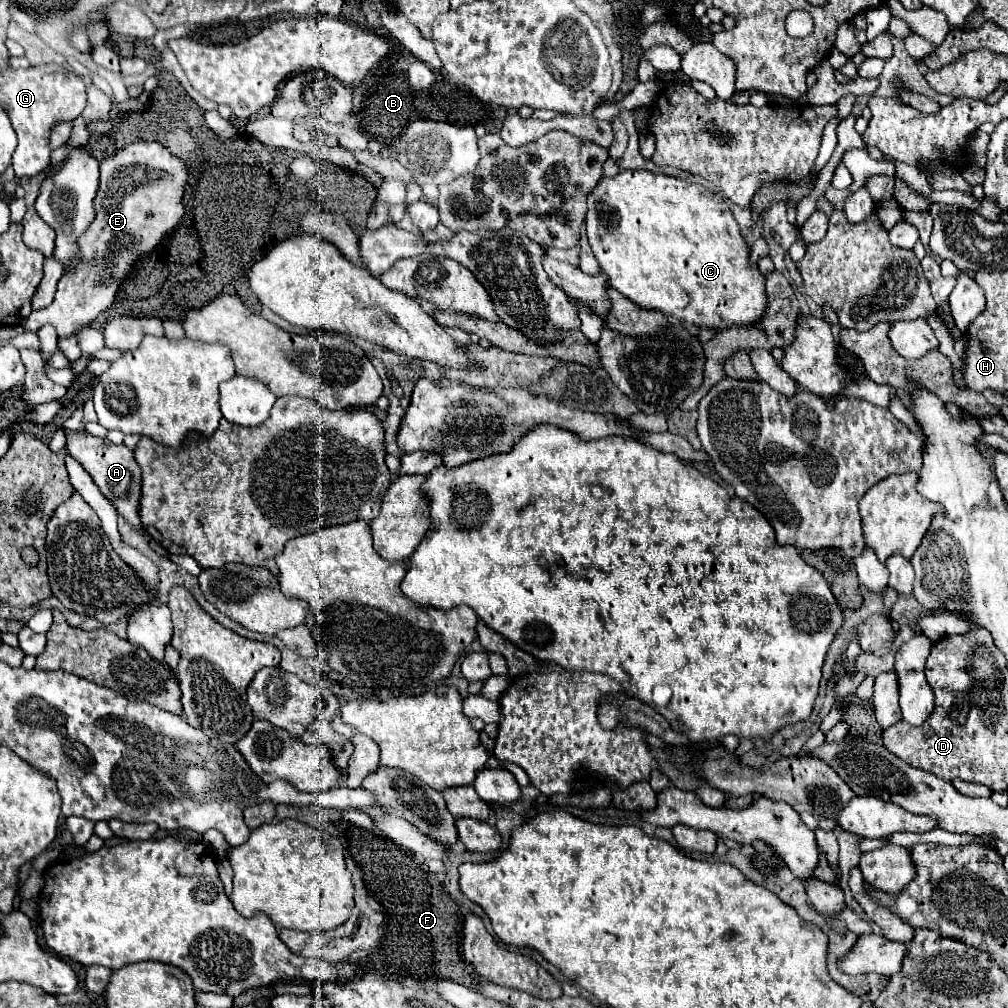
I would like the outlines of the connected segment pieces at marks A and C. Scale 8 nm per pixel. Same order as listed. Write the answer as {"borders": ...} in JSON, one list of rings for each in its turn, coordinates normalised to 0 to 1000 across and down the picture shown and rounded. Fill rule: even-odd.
{"borders":[[[[84,428],[78,430],[66,430],[66,449],[72,451],[80,461],[86,465],[86,469],[92,473],[94,481],[100,485],[100,489],[114,501],[116,509],[128,519],[136,529],[146,531],[144,523],[140,521],[138,513],[138,495],[140,495],[140,465],[132,453],[132,447],[124,441],[114,441],[106,436],[88,432]]],[[[616,170],[592,182],[584,193],[580,221],[584,243],[596,269],[604,273],[604,283],[638,307],[652,307],[674,318],[707,328],[747,322],[761,309],[759,273],[743,259],[745,245],[739,241],[721,199],[697,184],[658,172]]]]}

